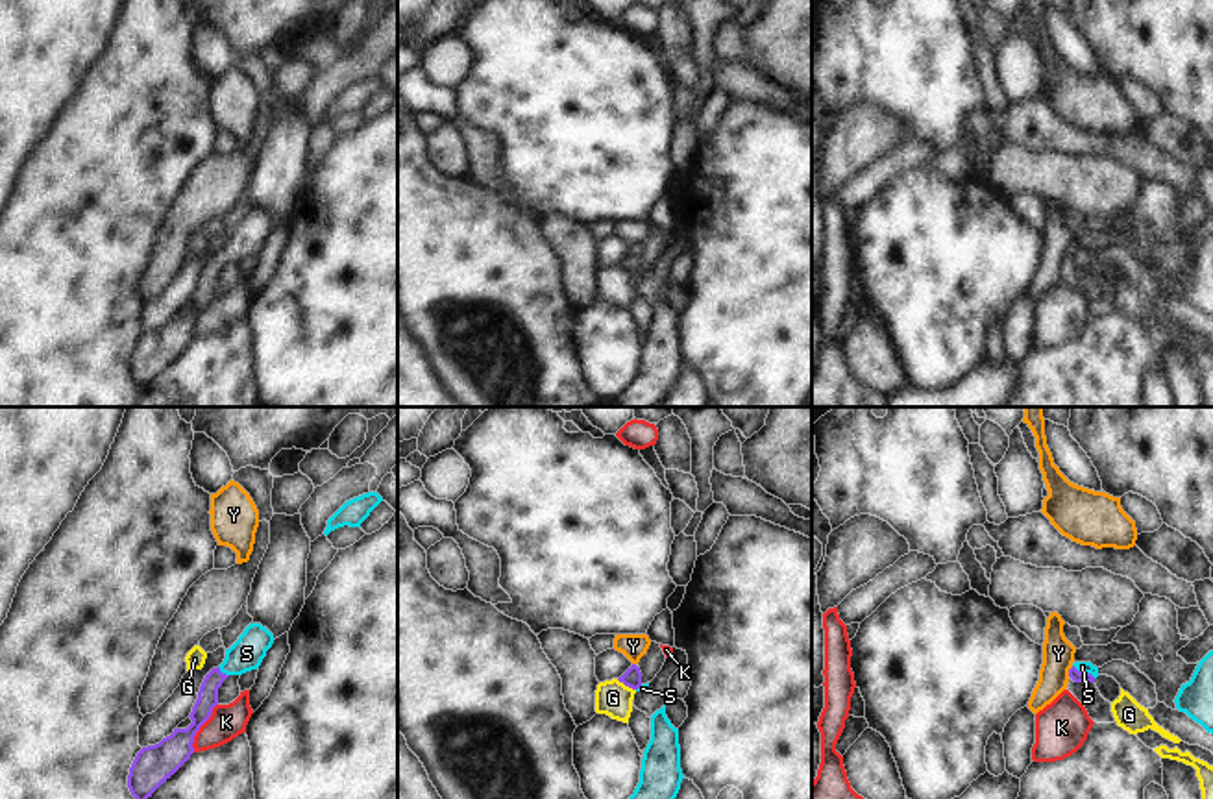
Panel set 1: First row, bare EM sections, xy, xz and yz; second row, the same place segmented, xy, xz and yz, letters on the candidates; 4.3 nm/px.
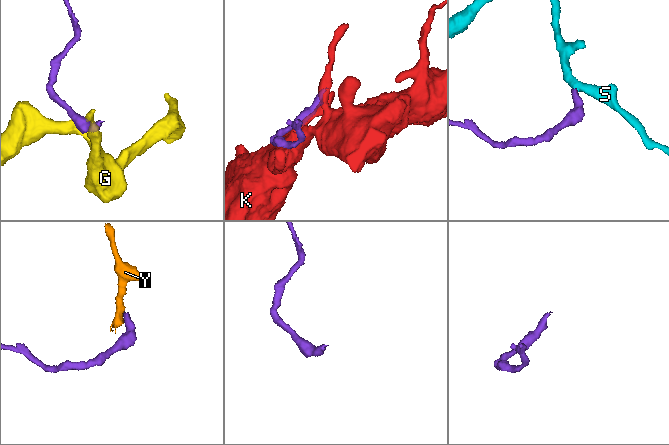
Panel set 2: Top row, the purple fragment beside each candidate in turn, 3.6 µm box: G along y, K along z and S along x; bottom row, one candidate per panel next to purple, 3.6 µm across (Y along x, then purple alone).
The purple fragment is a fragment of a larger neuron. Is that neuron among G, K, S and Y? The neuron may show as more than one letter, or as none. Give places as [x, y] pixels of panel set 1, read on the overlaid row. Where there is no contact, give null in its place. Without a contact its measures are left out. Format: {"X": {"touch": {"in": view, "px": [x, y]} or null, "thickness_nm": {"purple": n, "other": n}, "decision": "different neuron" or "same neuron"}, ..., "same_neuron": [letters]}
{"G": {"touch": {"in": "xz", "px": [625, 685]}, "thickness_nm": {"purple": 80, "other": 160}, "decision": "different neuron"}, "K": {"touch": {"in": "xy", "px": [200, 725]}, "thickness_nm": {"purple": 160, "other": 150}, "decision": "different neuron"}, "S": {"touch": {"in": "yz", "px": [1084, 674]}, "thickness_nm": {"purple": 50, "other": 50}, "decision": "same neuron"}, "Y": {"touch": {"in": "yz", "px": [1069, 672]}, "thickness_nm": {"purple": 50, "other": 140}, "decision": "different neuron"}, "same_neuron": ["S"]}

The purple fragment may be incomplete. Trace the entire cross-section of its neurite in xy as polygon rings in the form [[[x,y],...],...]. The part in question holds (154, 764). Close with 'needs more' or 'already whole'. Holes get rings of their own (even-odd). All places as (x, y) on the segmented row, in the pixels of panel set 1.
[[[250,623],[239,640],[226,649],[226,658],[218,668],[213,668],[198,692],[192,707],[192,723],[187,729],[174,729],[155,745],[142,747],[128,775],[128,788],[135,799],[148,799],[166,782],[194,753],[194,736],[200,727],[211,718],[218,705],[218,688],[229,675],[242,675],[257,670],[274,644],[274,634],[261,623]]]; needs more

